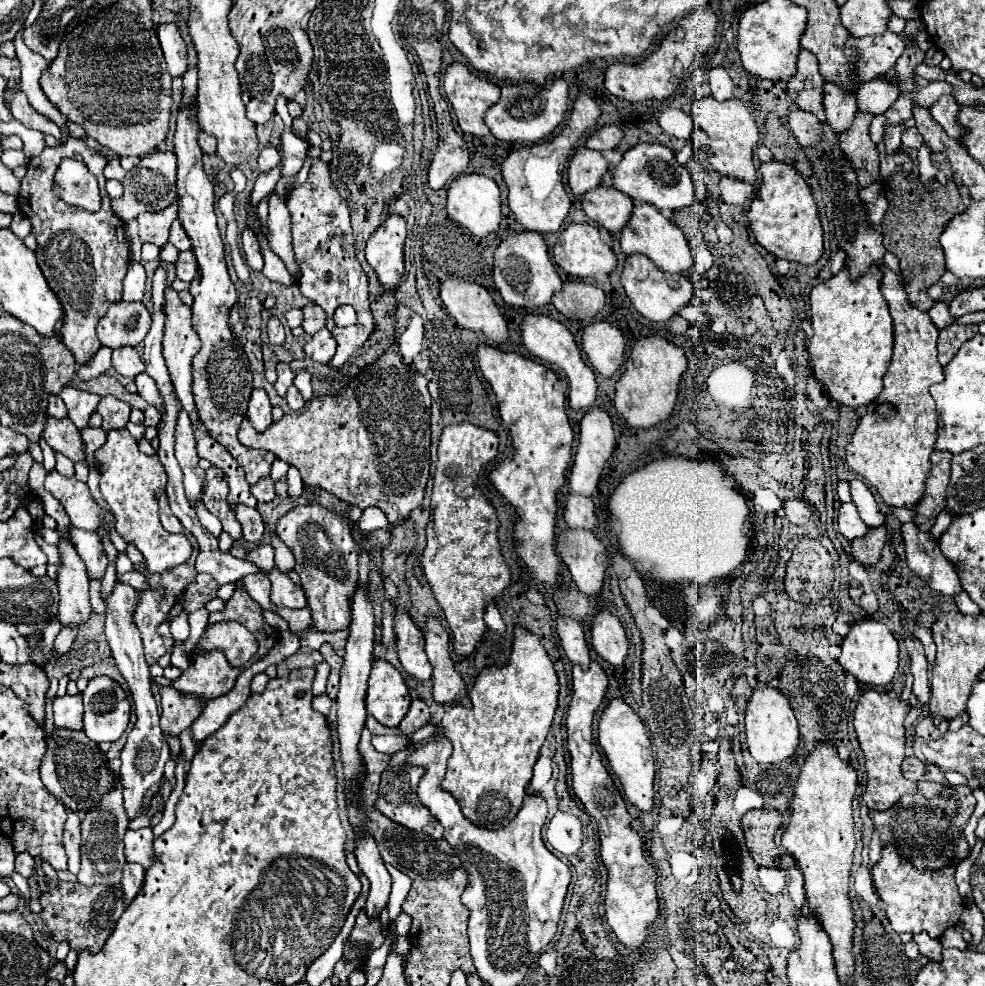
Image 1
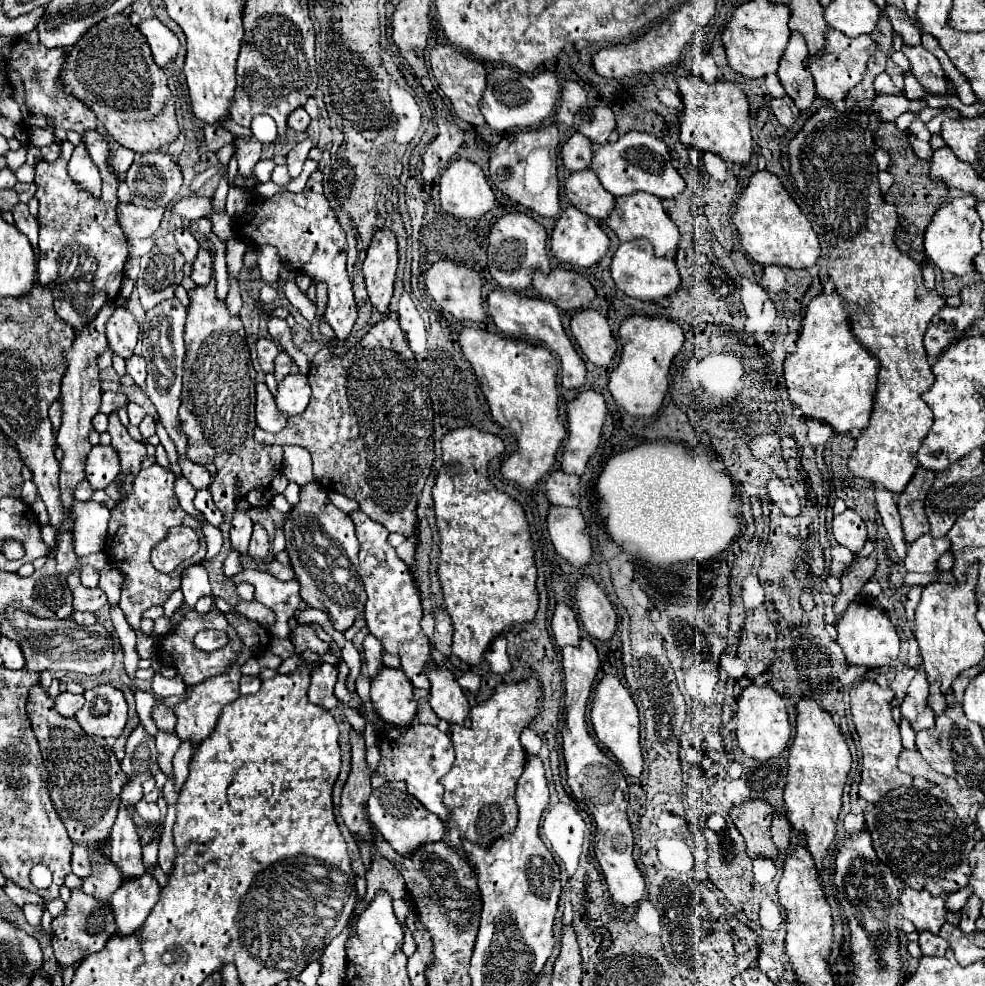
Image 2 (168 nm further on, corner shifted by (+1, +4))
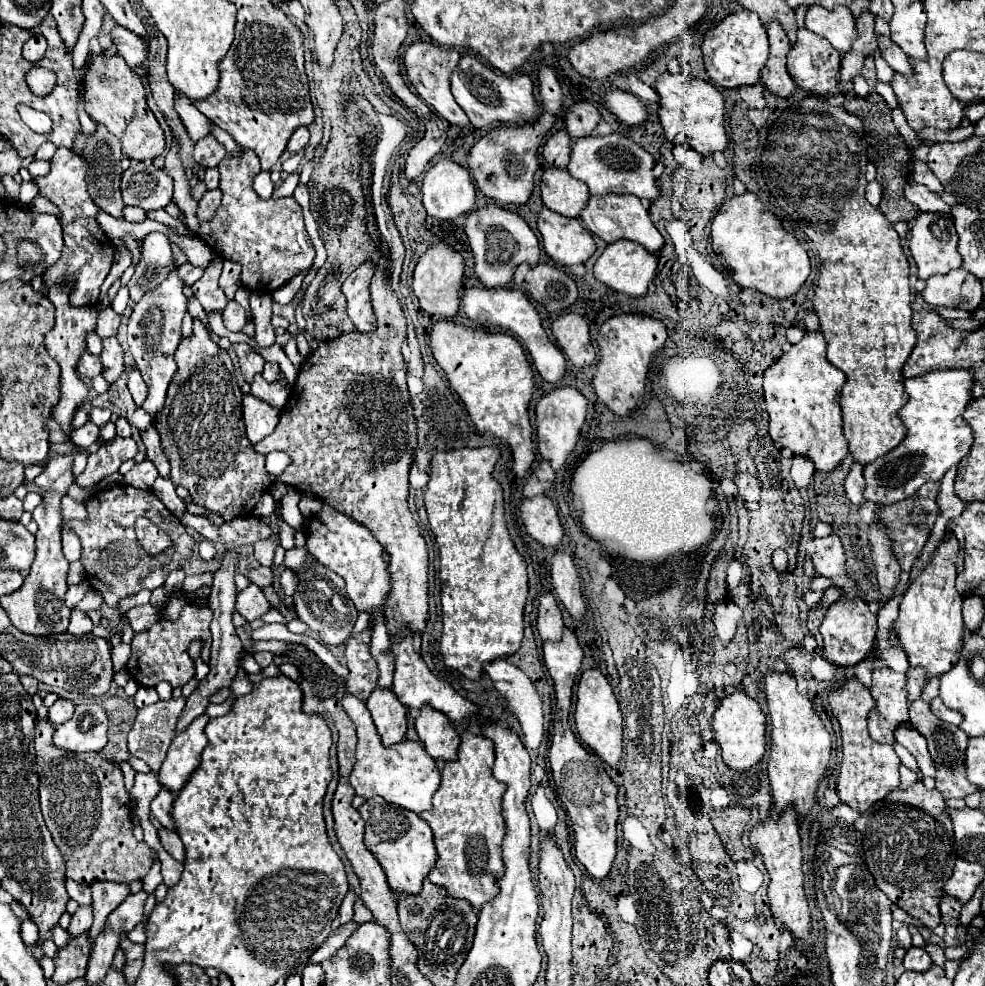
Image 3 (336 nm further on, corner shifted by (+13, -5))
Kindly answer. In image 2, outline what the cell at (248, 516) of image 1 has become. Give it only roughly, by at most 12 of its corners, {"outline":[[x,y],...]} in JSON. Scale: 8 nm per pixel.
{"outline":[[261,525],[253,527],[249,555],[267,559],[269,537]]}

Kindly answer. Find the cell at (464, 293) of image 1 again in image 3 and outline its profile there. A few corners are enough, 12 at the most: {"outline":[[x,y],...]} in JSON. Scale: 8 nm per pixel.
{"outline":[[439,242],[413,272],[421,308],[459,314],[463,258]]}

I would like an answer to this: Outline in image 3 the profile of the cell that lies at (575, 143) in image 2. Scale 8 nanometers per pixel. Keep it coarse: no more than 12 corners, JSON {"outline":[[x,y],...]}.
{"outline":[[565,130],[551,136],[543,158],[553,168],[567,168],[571,138]]}

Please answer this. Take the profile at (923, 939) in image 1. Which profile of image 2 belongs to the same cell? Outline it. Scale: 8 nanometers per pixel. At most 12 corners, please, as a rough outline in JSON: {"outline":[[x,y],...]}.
{"outline":[[919,933],[923,955],[943,957],[949,943],[933,933]]}

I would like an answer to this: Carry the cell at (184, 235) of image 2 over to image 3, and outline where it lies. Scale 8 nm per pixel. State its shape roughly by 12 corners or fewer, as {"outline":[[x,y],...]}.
{"outline":[[185,262],[177,268],[179,278],[191,286],[201,278],[203,268]]}

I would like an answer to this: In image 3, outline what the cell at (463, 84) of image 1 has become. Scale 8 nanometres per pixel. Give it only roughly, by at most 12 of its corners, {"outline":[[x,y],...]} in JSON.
{"outline":[[431,42],[405,50],[407,78],[449,124],[469,126],[451,94],[461,54]]}

